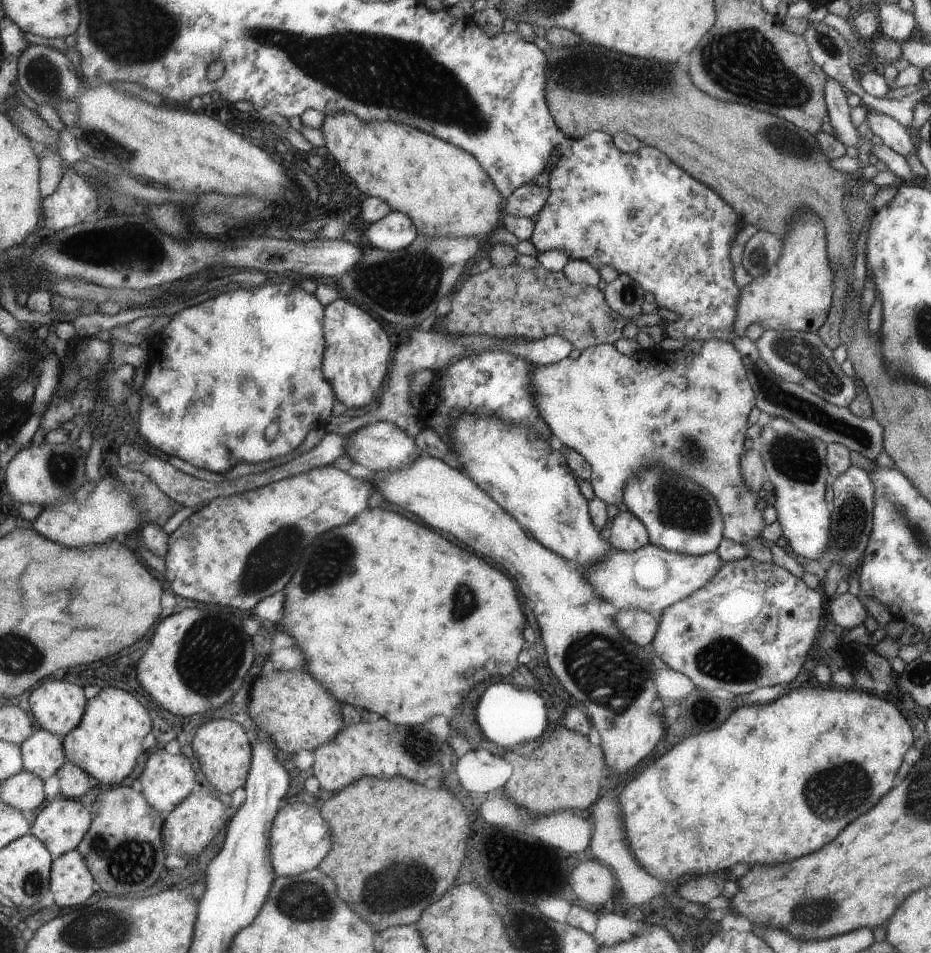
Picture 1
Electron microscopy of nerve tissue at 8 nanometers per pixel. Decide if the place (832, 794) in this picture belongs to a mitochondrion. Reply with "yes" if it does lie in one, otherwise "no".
yes

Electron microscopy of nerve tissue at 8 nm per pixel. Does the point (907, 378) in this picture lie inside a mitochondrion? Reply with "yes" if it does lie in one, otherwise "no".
no

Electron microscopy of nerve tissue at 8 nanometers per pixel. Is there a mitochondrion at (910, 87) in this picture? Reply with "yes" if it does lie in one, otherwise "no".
no

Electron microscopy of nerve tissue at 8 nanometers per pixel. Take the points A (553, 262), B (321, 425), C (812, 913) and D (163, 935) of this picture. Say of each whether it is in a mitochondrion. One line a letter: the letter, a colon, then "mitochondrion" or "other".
A: other
B: other
C: mitochondrion
D: other

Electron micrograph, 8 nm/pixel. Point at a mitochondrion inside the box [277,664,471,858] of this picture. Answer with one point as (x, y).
(415, 747)

